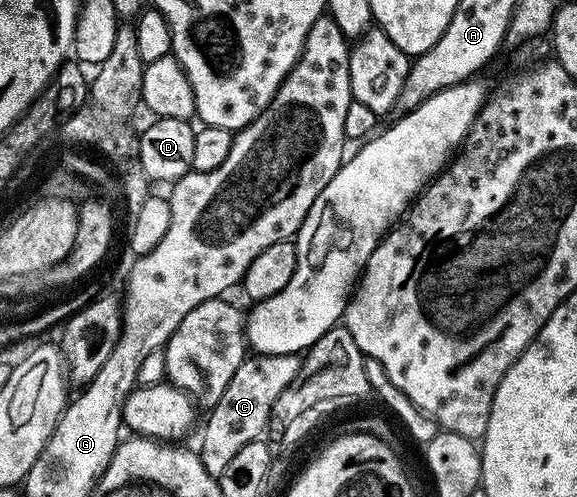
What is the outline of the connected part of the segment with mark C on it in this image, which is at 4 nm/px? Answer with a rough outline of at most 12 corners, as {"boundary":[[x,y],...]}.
{"boundary":[[247,355],[209,409],[200,455],[224,474],[266,431],[303,357]]}

